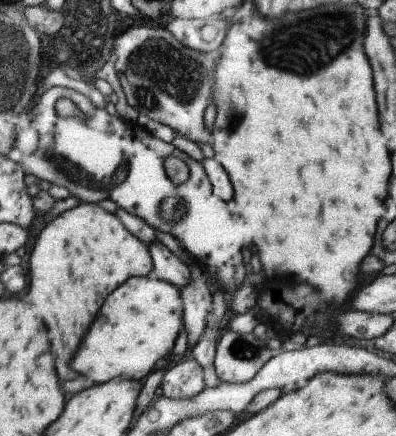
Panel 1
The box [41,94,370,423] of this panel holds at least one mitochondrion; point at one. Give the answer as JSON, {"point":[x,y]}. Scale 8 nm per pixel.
{"point":[172,208]}

